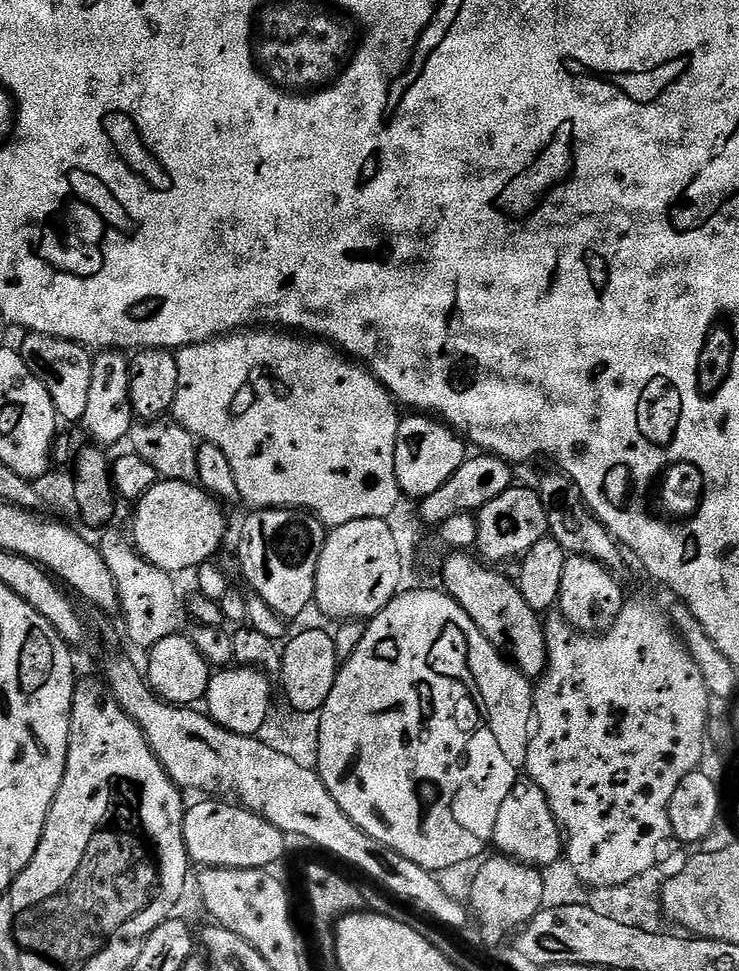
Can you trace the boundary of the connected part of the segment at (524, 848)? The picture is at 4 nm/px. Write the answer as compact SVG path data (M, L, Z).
M521 779L506 794L502 806L498 809L498 818L494 822L491 843L495 851L511 860L519 860L522 864L530 864L533 868L548 870L551 864L561 863L566 852L566 837L560 823L554 818L554 810L550 810L550 802L535 782Z

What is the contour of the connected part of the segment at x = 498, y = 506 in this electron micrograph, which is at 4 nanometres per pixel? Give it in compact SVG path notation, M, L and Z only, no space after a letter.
M510 486L502 494L498 494L498 498L494 498L485 508L481 508L476 516L478 526L476 548L485 561L512 559L515 561L517 558L523 558L530 550L530 546L534 546L534 542L548 536L544 499L539 491L535 487L516 487Z

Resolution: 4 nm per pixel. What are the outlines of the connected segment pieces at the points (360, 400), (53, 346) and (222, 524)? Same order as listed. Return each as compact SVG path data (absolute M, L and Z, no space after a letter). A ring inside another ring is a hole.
M241 330L179 349L175 357L178 362L178 394L174 394L171 415L176 423L181 424L191 436L196 437L197 441L218 446L218 450L226 454L226 459L234 469L234 482L238 486L238 494L243 503L253 504L251 507L256 510L265 508L307 510L319 516L320 521L329 529L366 518L388 520L391 512L399 506L402 493L394 470L394 450L398 442L398 426L402 419L401 409L397 401L393 400L378 382L374 373L349 358L335 344L329 344L319 338L289 334L284 330Z
M28 334L25 340L18 344L22 362L30 366L30 374L46 386L50 398L54 402L54 410L61 421L68 424L83 421L86 414L86 402L90 402L90 370L92 369L93 353L82 344L75 344L53 336L38 336Z
M160 480L144 497L135 501L136 513L132 516L131 543L144 560L158 566L163 572L191 573L200 565L213 559L216 551L224 544L224 531L228 528L228 520L224 517L225 505L210 493L205 492L196 482L178 482L177 480Z

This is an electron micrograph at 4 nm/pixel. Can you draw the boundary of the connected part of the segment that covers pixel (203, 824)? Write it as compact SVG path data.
M200 798L197 804L189 803L184 814L184 841L188 851L188 859L193 865L200 864L206 868L237 868L238 870L271 869L284 856L284 851L290 843L289 837L278 826L274 826L257 812L241 806L236 802L229 802L224 798Z

